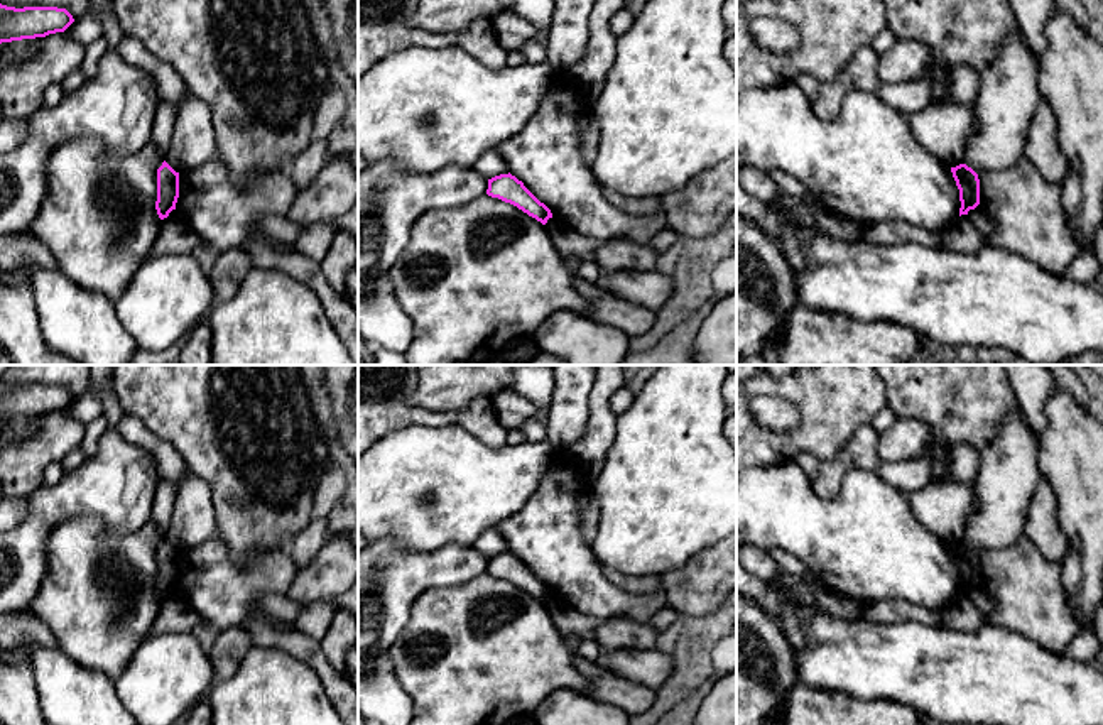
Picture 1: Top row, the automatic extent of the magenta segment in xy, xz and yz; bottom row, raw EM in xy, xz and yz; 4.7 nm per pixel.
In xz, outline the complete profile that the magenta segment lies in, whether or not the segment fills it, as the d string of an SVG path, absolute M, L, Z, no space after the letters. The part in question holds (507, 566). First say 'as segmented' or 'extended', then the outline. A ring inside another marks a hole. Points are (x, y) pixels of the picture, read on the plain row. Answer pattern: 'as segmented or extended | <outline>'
as segmented | M500 553L488 558L486 573L492 576L498 576L505 581L510 581L527 591L529 595L535 597L542 603L552 597L551 588L541 581L515 554Z

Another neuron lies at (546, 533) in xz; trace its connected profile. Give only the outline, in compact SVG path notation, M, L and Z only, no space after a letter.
M561 450L529 502L497 529L508 551L574 610L598 620L650 620L667 607L666 591L644 595L615 585L584 541L581 493L588 487L588 480Z

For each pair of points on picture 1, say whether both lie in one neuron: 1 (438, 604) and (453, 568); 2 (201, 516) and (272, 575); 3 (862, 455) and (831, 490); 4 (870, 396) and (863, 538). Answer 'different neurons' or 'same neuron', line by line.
1: different neurons
2: different neurons
3: same neuron
4: different neurons

